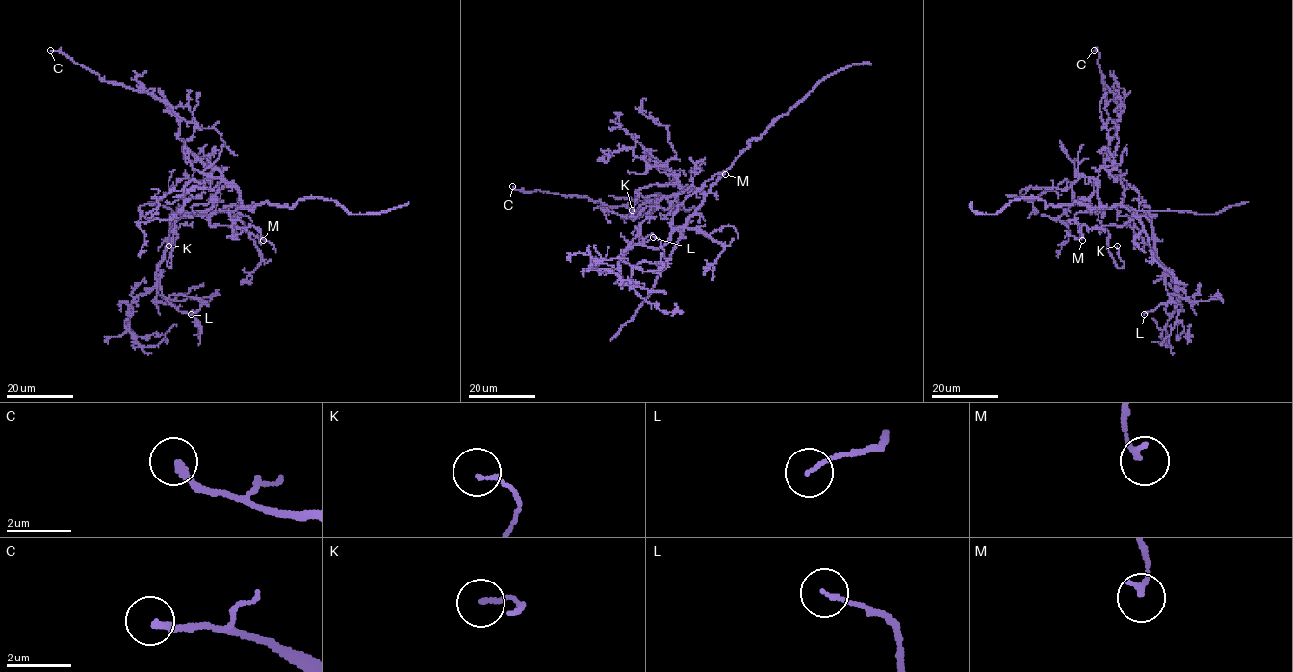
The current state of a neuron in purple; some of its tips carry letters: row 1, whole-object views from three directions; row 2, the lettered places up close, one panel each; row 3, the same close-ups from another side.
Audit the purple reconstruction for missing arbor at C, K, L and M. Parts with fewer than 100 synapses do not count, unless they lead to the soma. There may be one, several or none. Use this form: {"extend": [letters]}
{"extend": []}

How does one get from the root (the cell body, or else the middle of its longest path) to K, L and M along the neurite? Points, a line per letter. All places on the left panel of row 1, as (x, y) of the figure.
K: (237, 206), (241, 207), (240, 193), (222, 180), (210, 208), (176, 214), (169, 267), (172, 247), (168, 245)
L: (237, 206), (183, 216), (170, 229), (154, 300), (168, 304), (172, 294), (199, 298), (201, 306), (191, 314)
M: (237, 206), (214, 212), (209, 223), (239, 228), (253, 226), (263, 240)

